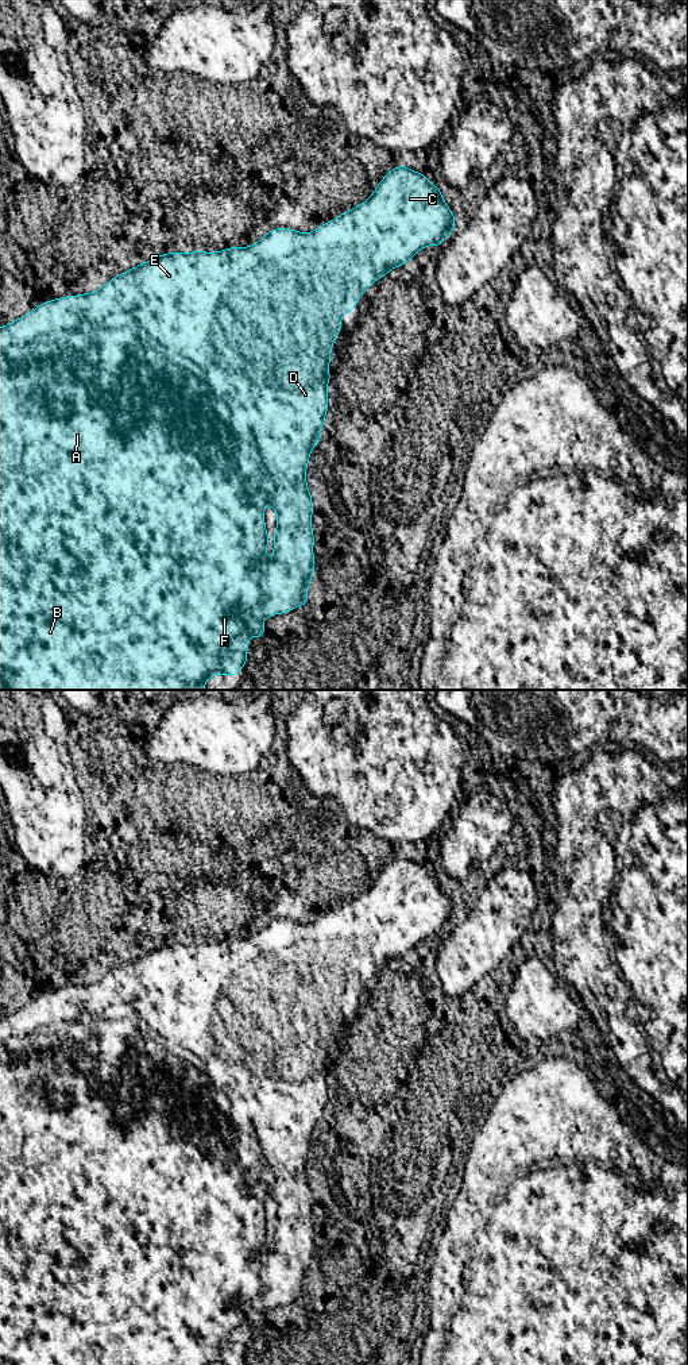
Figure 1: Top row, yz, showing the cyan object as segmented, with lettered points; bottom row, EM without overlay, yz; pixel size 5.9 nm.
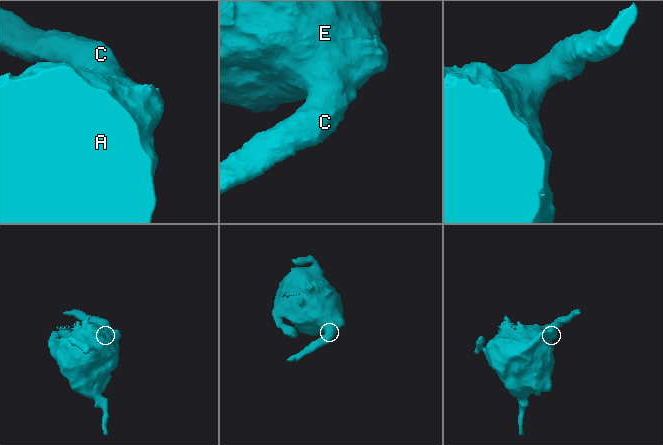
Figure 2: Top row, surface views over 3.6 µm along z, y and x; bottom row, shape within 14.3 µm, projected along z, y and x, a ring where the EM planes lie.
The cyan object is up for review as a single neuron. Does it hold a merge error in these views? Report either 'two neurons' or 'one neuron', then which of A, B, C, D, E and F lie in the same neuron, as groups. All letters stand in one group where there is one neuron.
one neuron | A B C D E F

